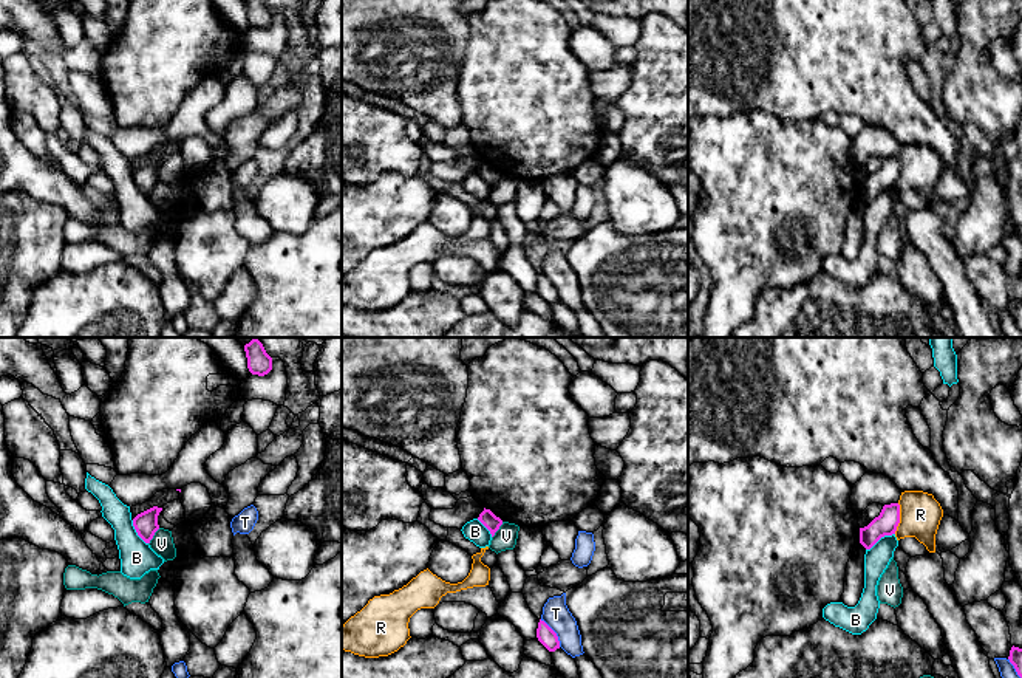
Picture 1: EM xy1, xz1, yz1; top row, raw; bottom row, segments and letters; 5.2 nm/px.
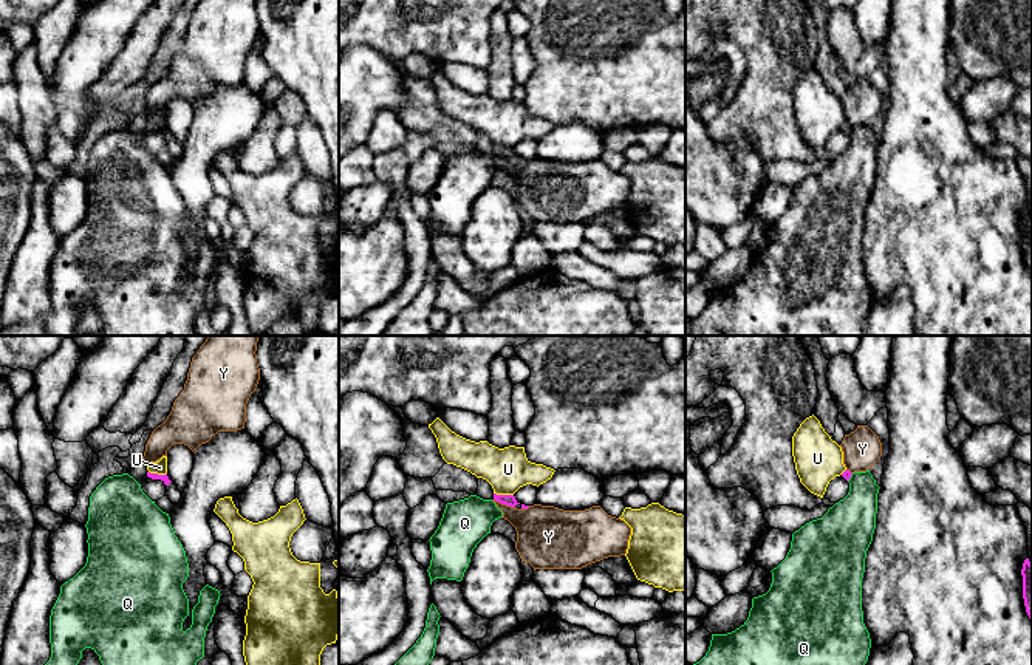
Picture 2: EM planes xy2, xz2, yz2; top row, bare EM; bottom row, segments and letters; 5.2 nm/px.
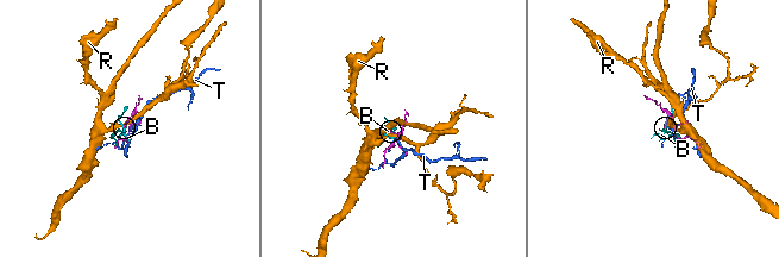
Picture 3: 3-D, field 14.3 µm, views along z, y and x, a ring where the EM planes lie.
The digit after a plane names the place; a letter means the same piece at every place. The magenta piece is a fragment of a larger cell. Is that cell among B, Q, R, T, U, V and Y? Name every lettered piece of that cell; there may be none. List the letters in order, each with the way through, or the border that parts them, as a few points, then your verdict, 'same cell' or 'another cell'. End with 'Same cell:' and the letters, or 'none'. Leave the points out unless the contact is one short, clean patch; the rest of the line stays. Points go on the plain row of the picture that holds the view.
B: along yz1 (894, 186), (882, 189), (866, 203) | another cell
Q: along yz2 (853, 127), (848, 135) | another cell
R: another cell
T: another cell
U: along xz2 (494, 146), (512, 149) | another cell
V: along xy1 (160, 181), (149, 197) | another cell
Y: another cell
Same cell: none

